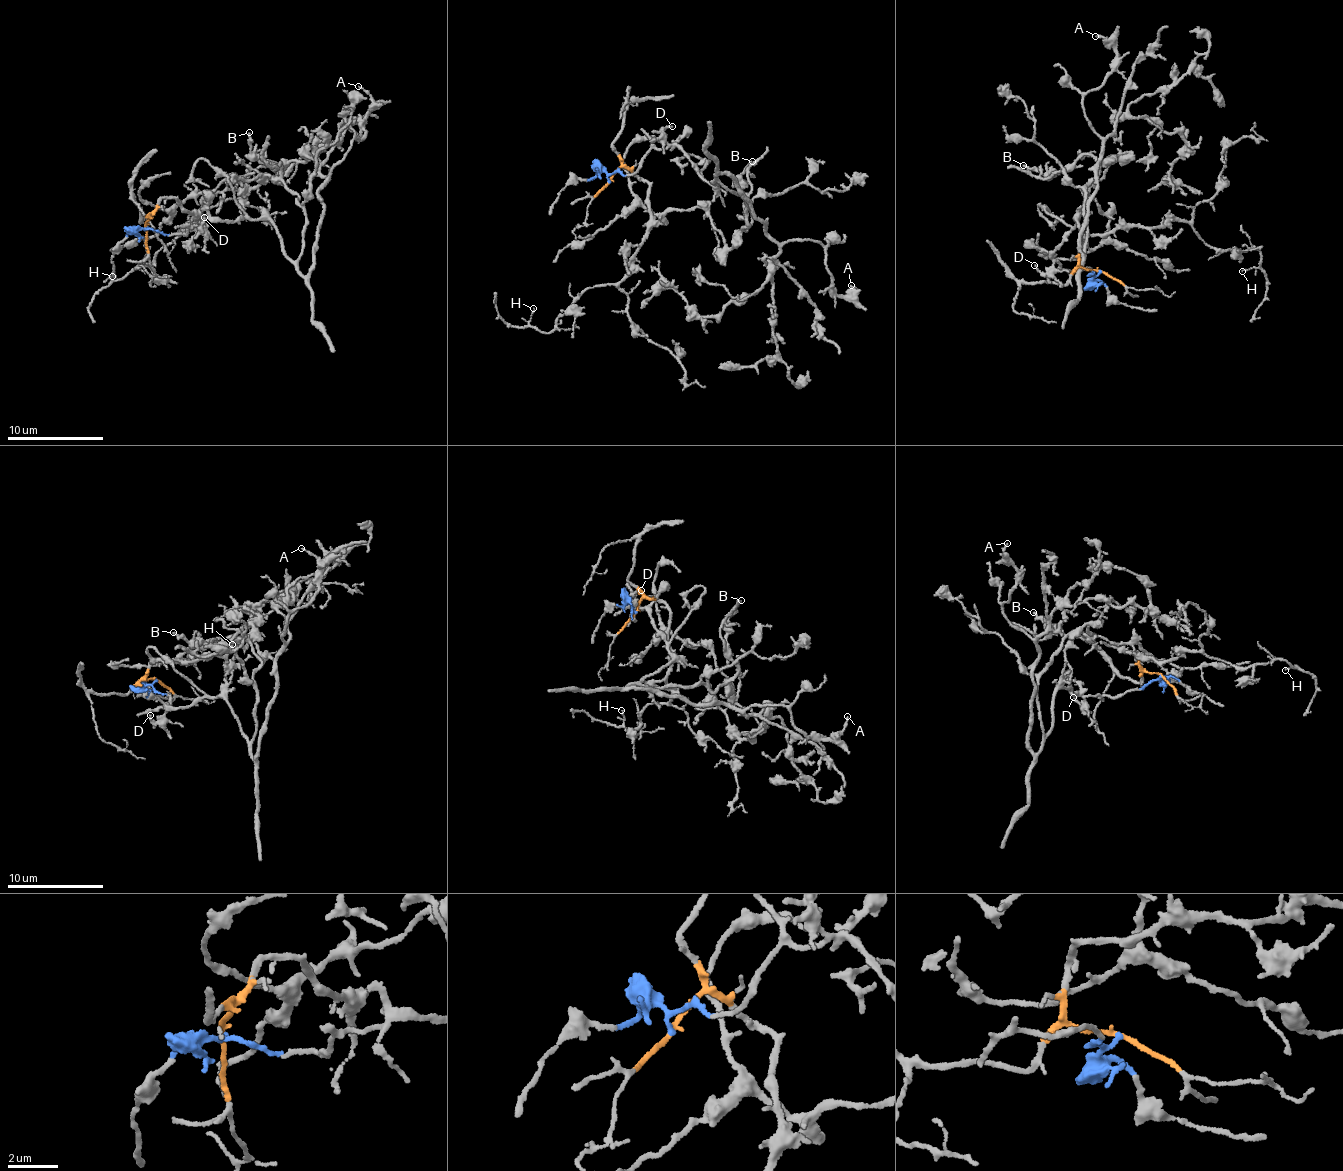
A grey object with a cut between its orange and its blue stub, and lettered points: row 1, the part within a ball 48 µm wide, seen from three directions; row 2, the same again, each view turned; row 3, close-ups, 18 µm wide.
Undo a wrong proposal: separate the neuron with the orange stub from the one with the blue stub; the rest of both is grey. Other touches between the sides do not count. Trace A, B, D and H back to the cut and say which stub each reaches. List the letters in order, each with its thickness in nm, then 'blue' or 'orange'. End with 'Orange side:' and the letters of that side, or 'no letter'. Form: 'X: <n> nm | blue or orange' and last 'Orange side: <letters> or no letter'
A: 140 nm | blue
B: 190 nm | blue
D: 160 nm | blue
H: 110 nm | orange
Orange side: H

